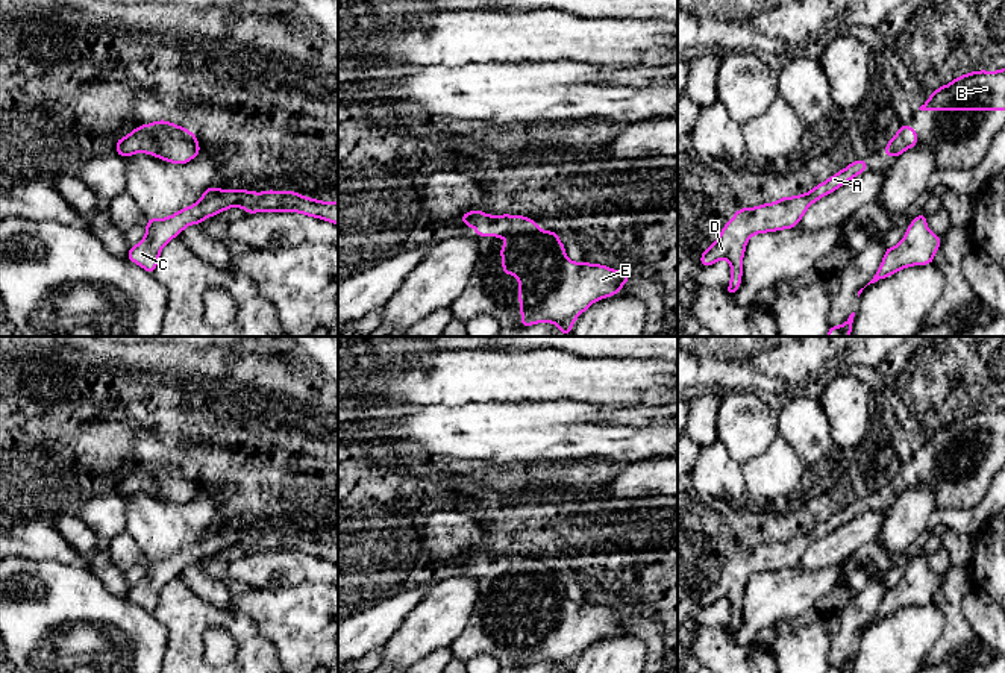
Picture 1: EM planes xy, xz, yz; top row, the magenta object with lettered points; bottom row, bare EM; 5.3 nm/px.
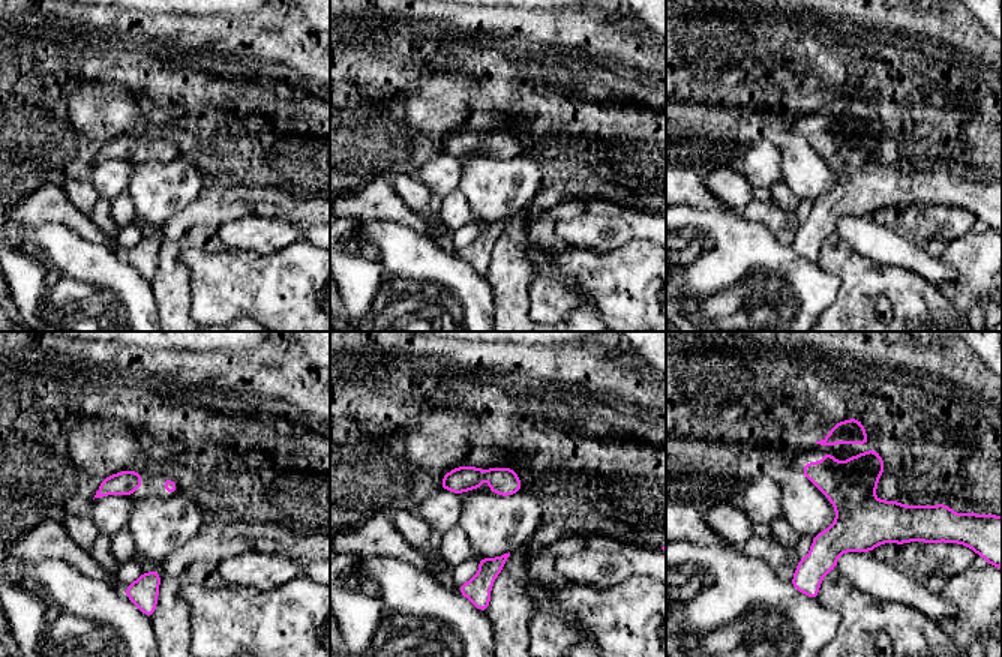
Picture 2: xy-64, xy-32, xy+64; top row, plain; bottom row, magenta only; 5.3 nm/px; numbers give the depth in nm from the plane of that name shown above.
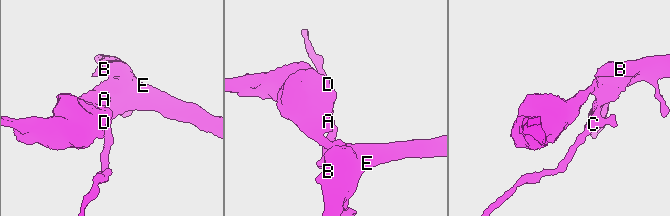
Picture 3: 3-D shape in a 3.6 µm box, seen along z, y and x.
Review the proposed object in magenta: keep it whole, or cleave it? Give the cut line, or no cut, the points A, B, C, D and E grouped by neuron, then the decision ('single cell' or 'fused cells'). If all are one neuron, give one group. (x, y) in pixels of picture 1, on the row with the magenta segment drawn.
no cut | A B C D E | single cell

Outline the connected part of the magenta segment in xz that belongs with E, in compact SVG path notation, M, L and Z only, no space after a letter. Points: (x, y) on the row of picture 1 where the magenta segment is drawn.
M479 209L468 211L459 220L470 229L476 227L474 236L508 238L502 244L502 268L505 276L515 274L518 279L518 300L521 323L528 327L535 323L553 323L567 336L576 318L594 302L620 293L621 286L631 279L629 271L612 270L602 264L573 262L565 256L565 247L556 232L541 230L529 217L524 215L490 215Z

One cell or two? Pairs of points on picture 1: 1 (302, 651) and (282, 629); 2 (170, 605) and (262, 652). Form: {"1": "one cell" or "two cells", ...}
{"1": "one cell", "2": "one cell"}

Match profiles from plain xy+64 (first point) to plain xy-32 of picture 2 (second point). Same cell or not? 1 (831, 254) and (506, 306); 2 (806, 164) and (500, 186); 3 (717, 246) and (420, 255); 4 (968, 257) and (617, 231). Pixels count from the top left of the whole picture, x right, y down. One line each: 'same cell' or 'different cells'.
1: same cell
2: same cell
3: same cell
4: different cells

